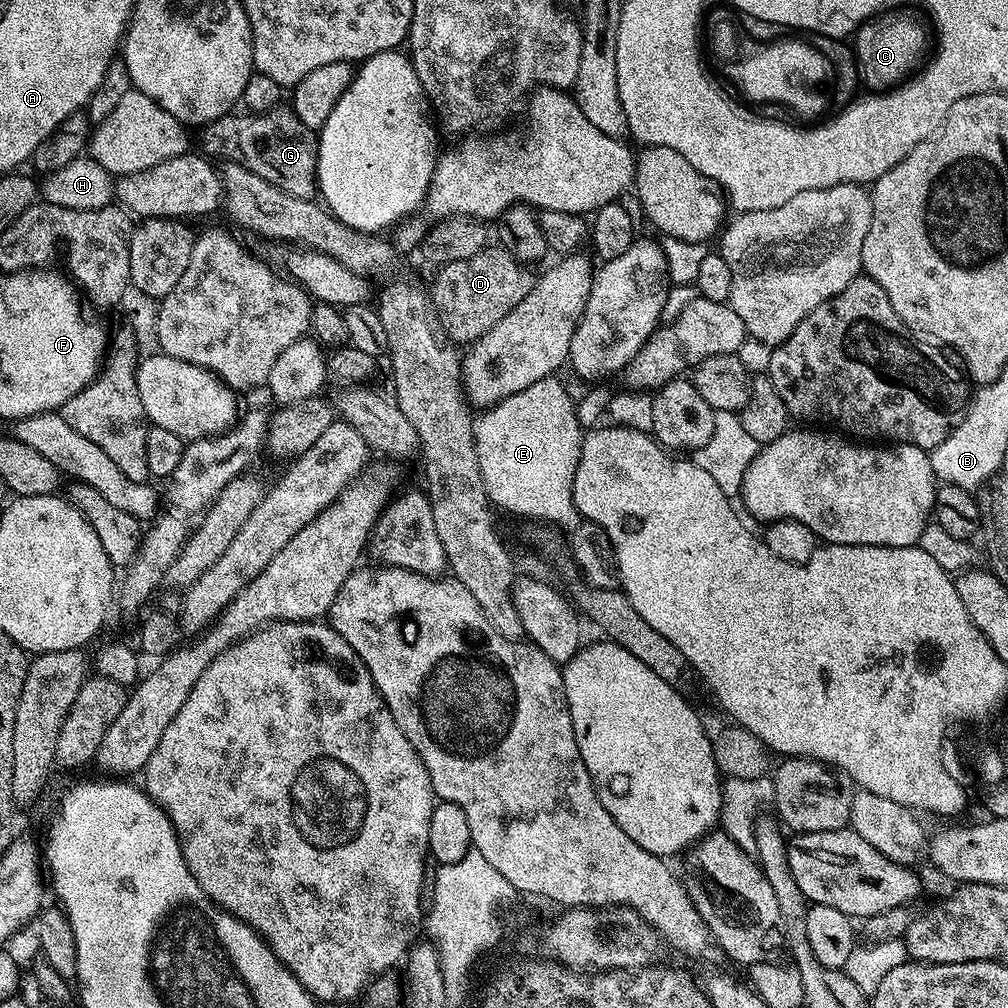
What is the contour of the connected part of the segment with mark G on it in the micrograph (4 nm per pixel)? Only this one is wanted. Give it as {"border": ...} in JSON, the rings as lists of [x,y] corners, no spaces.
{"border":[[[288,106],[271,107],[267,112],[252,112],[246,116],[229,114],[203,125],[199,151],[205,157],[225,156],[225,161],[243,164],[246,170],[266,178],[278,190],[294,198],[313,199],[316,187],[316,145],[318,136],[306,127]]]}

